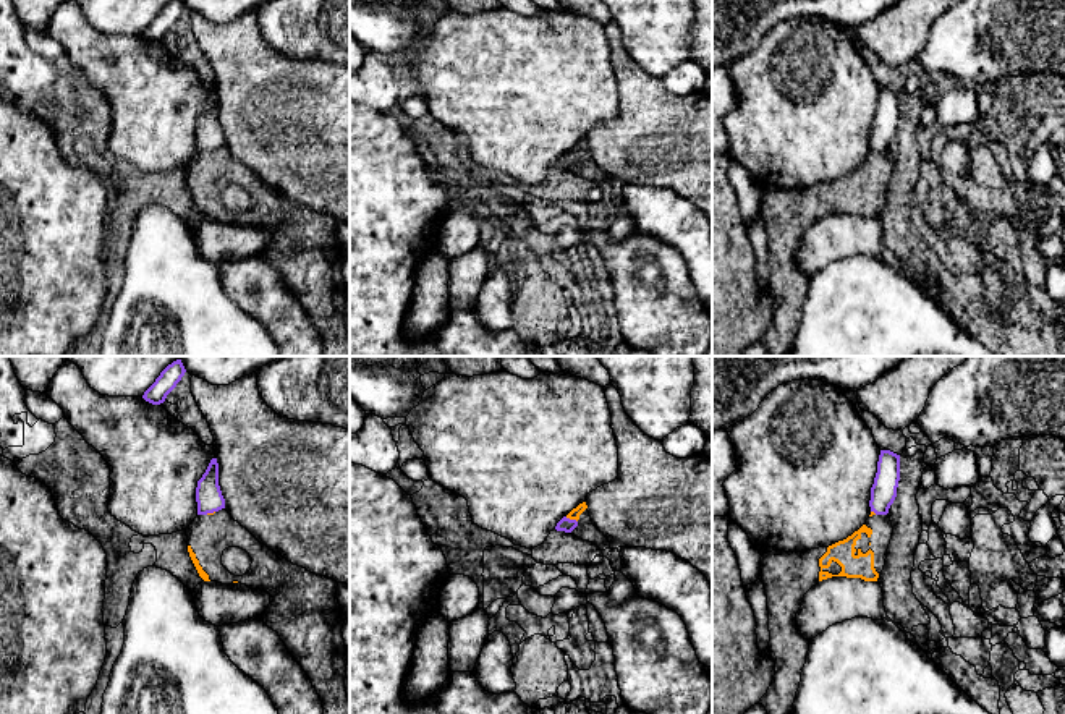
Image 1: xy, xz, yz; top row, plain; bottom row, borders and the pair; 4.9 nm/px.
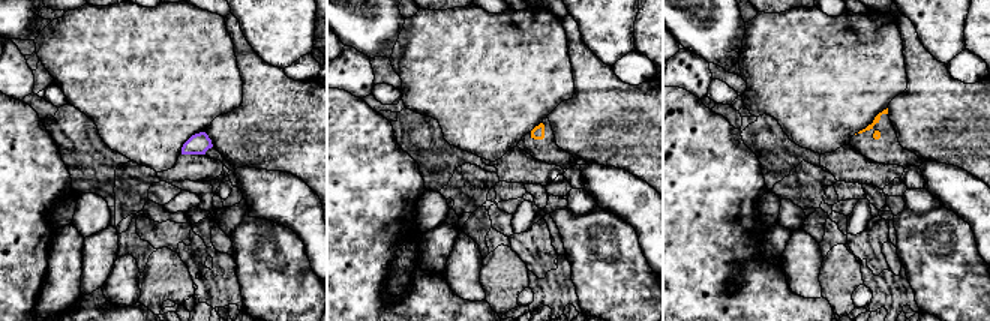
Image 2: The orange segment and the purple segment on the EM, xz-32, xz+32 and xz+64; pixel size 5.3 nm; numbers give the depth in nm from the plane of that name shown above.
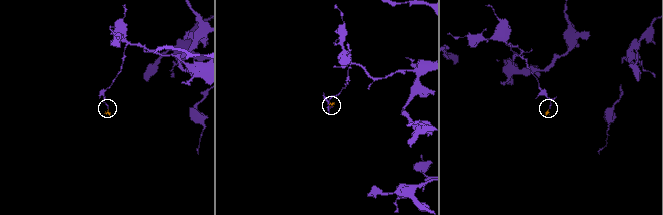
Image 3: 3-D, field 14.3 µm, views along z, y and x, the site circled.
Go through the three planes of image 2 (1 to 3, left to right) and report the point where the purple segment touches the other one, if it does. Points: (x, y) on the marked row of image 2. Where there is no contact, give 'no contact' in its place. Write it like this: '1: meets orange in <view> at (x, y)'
1: no contact
2: no contact
3: no contact

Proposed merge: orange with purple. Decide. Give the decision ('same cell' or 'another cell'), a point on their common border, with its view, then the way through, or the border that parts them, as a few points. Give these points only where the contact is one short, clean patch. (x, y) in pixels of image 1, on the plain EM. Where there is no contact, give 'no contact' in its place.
another cell; meets orange in xz at (572, 156); border along xz (565, 154), (577, 159)

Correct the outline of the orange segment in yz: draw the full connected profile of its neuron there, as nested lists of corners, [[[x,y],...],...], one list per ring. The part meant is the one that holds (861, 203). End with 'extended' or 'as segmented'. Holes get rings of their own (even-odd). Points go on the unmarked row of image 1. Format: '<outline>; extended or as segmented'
[[[871,149],[866,160],[843,178],[804,189],[772,188],[761,194],[761,214],[769,248],[769,290],[775,312],[761,335],[769,356],[791,353],[809,278],[796,264],[804,232],[832,214],[877,219],[892,176],[889,152]]]; extended

